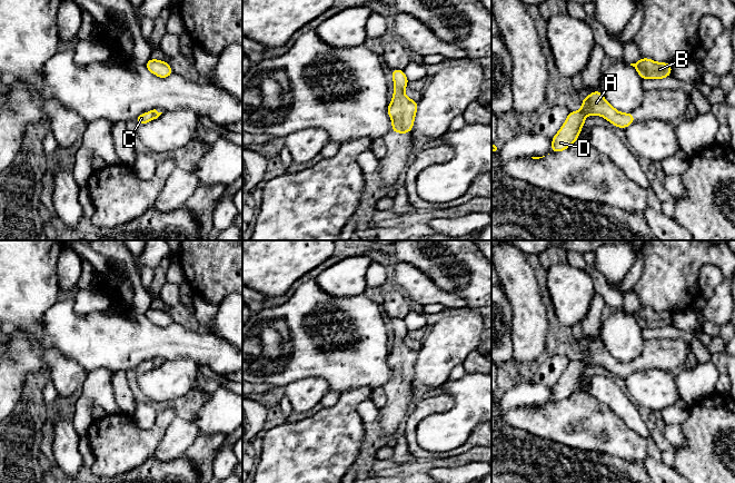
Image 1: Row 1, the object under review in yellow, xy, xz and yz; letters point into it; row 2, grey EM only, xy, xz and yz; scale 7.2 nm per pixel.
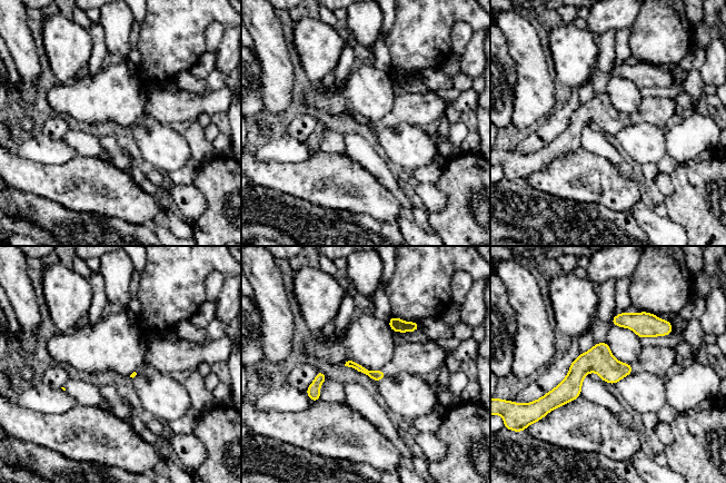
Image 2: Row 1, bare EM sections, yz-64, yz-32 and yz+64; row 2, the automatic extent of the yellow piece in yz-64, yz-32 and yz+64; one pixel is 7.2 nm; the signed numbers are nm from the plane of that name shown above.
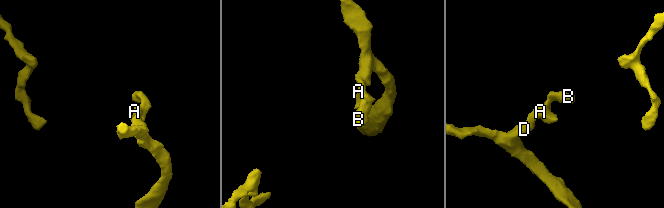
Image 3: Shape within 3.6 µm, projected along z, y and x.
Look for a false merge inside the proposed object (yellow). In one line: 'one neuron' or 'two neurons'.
one neuron

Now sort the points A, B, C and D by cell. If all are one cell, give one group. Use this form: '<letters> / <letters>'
A B C D

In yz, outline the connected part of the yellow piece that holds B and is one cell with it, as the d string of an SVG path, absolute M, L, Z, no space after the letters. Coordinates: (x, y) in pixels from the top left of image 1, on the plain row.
M640 307L637 312L630 313L642 329L644 328L664 328L672 325L672 314L667 312L655 312L649 307Z

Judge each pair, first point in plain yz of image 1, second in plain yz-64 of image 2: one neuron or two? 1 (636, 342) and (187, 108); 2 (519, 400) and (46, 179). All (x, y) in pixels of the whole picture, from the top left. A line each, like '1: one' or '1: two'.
1: two
2: two

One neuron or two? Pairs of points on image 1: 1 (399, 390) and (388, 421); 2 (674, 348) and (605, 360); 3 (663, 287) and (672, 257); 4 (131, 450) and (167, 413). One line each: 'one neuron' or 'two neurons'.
1: one neuron
2: one neuron
3: one neuron
4: one neuron

